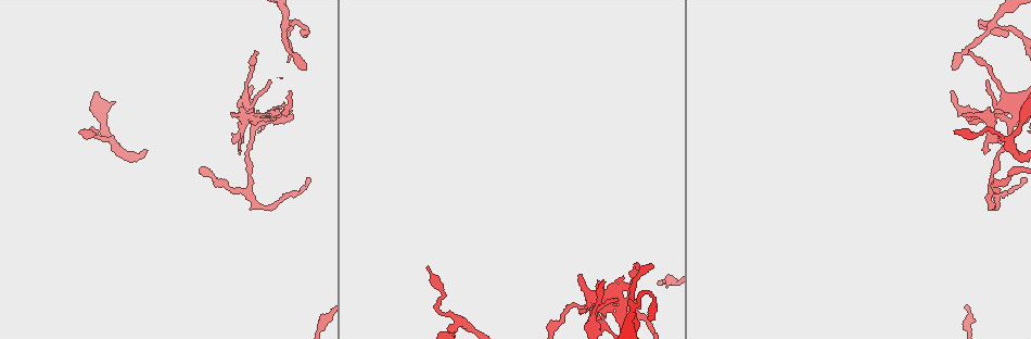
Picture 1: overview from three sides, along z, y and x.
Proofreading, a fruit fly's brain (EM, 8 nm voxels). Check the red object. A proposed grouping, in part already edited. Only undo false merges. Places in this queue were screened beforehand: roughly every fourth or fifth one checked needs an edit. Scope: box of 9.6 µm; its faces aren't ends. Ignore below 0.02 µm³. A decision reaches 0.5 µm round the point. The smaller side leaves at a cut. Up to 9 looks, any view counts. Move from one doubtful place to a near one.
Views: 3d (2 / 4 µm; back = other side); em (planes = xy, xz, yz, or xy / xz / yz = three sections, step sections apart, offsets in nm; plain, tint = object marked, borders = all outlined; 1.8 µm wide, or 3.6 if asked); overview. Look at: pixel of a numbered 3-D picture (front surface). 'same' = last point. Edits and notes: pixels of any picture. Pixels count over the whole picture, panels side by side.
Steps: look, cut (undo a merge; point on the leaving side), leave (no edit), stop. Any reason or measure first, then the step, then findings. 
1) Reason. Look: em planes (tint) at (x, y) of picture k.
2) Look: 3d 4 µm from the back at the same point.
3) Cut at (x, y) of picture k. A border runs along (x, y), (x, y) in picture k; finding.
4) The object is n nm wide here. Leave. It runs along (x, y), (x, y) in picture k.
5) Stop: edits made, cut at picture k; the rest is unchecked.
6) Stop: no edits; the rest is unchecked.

Thick turns thin. Look: em planes (borders) at (606, 297) of picture 1.

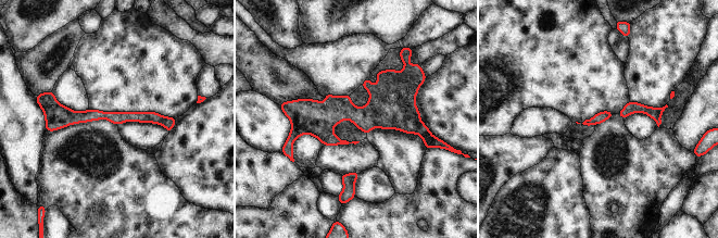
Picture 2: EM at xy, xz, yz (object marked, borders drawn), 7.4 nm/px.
Leave. It runs along (291, 113), (403, 115), (420, 130) in picture 2; continuous, no second neuron.

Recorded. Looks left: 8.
Three arms meet. Look: 3d 4 µm at (989, 183) of picture 1.

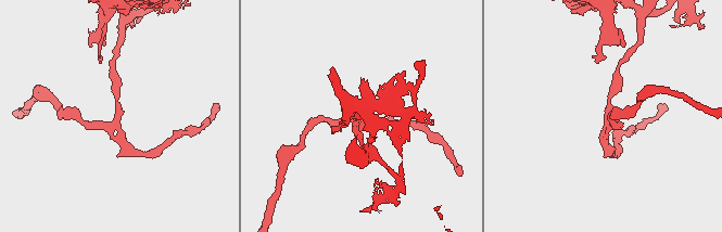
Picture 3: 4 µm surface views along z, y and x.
3 arms meet here; shape alone is not enough. Look: em yz step 8 (tint) at (607, 113) of picture 3.

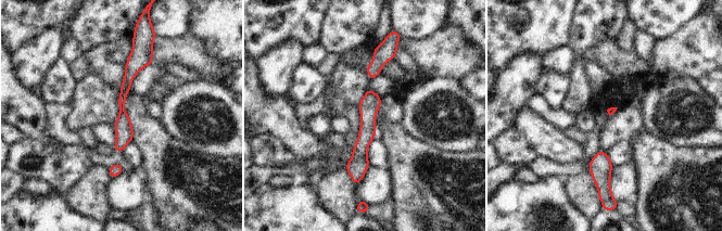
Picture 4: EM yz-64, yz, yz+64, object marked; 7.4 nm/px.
Look: em planes (tint) at the same point.

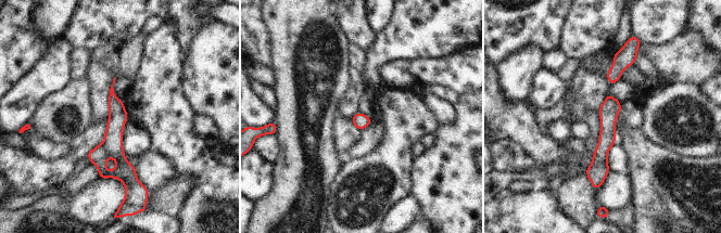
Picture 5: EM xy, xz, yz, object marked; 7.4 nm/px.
Leave. It runs along (112, 94), (115, 151), (130, 182) in picture 5; continuous, no second neuron.

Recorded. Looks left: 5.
A narrow waist. Look: em planes (tint) at (456, 322) of picture 1.

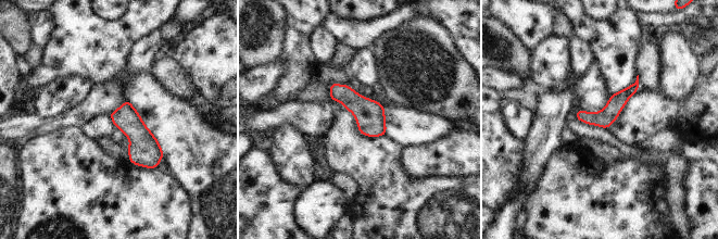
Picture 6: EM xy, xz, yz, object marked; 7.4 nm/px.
Leave. It runs along (635, 86), (602, 117), (580, 117) in picture 6; continuous, no second neuron.

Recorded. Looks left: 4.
A fork. Look: 3d 4 µm at (632, 306) of picture 1.

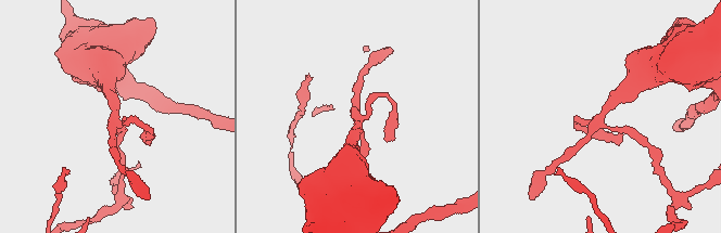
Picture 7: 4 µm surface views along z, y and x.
Look: em planes (borders) at (598, 116) of picture 7.

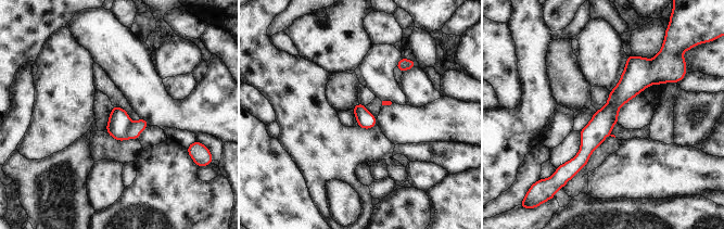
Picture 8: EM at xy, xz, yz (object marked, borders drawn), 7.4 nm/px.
Cut at (119, 121) of picture 8. The part that leaves runs along (659, 79), (638, 79), (567, 166) in picture 8; a second neuron is stuck on.

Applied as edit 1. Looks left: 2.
Stop: edits made, cut at picture 8; the rest is unchecked.

